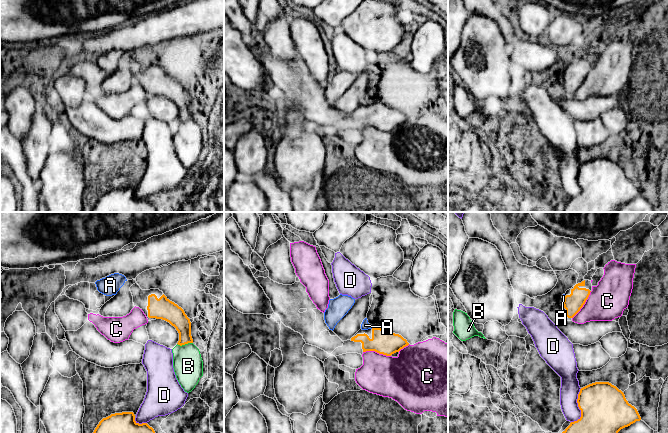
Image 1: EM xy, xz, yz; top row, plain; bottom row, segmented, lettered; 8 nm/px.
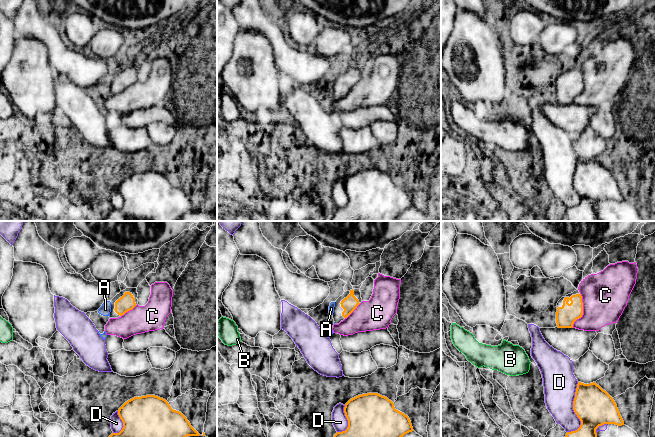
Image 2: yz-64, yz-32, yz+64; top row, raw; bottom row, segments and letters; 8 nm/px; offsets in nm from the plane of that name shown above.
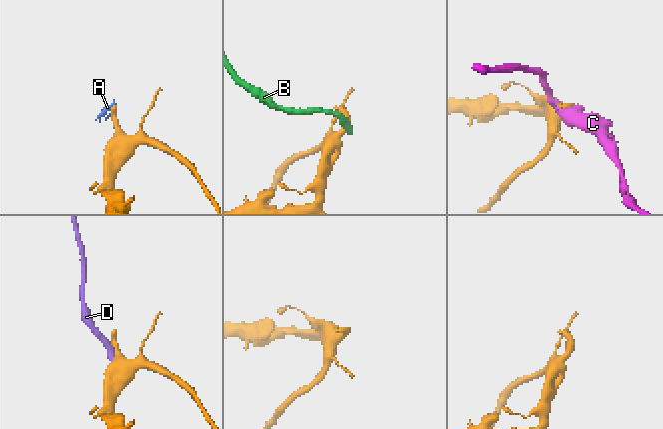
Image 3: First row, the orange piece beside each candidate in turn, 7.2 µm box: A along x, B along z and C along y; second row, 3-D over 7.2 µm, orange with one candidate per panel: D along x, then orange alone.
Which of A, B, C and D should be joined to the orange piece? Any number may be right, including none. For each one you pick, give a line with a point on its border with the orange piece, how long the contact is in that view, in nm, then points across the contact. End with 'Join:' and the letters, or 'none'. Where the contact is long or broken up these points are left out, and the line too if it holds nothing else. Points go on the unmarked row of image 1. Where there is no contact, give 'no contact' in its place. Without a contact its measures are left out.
Join: none

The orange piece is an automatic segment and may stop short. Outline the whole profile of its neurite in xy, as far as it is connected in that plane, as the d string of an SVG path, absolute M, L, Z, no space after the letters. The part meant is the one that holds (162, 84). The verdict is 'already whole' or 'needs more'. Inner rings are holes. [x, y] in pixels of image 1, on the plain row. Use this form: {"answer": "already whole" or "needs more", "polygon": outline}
{"answer": "needs more", "polygon": "M135 59L130 63L134 82L139 83L148 97L162 95L169 98L179 109L178 121L193 119L191 98L184 86L170 77L159 65L142 66Z"}

